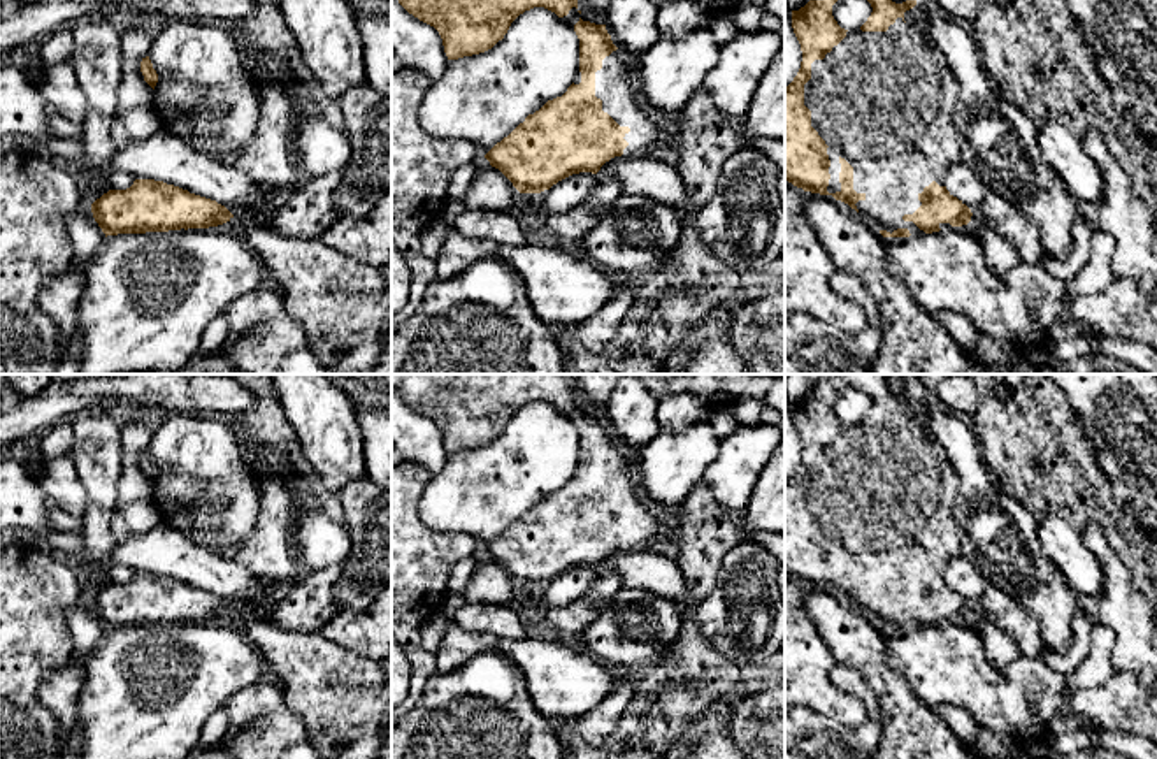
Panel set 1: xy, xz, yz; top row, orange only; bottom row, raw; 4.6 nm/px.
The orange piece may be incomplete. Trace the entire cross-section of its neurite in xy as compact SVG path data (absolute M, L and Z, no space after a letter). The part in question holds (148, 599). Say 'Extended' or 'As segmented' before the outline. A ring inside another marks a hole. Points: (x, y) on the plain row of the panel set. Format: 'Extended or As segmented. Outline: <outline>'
As segmented. Outline: M135 573L126 583L109 583L91 597L91 606L105 631L209 622L234 611L216 594L155 573Z

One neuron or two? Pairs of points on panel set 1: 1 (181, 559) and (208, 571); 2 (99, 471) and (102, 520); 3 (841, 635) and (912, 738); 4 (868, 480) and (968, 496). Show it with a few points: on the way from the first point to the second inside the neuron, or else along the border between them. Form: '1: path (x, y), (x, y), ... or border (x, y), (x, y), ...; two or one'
1: path (188, 563), (201, 568); one
2: path (100, 484), (100, 508); one
3: path (868, 661), (894, 693), (903, 712); one
4: border (947, 454), (959, 480), (954, 519), (961, 534); two

